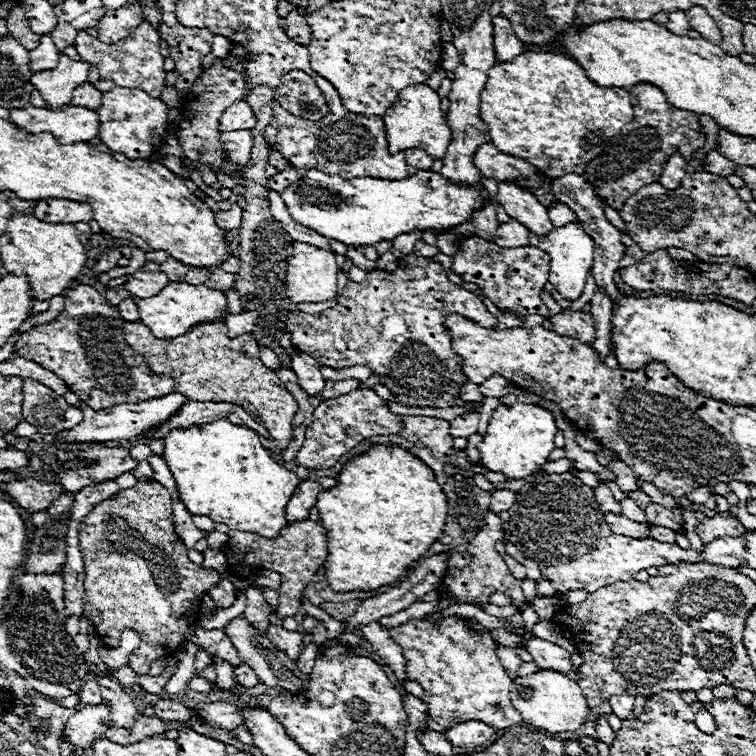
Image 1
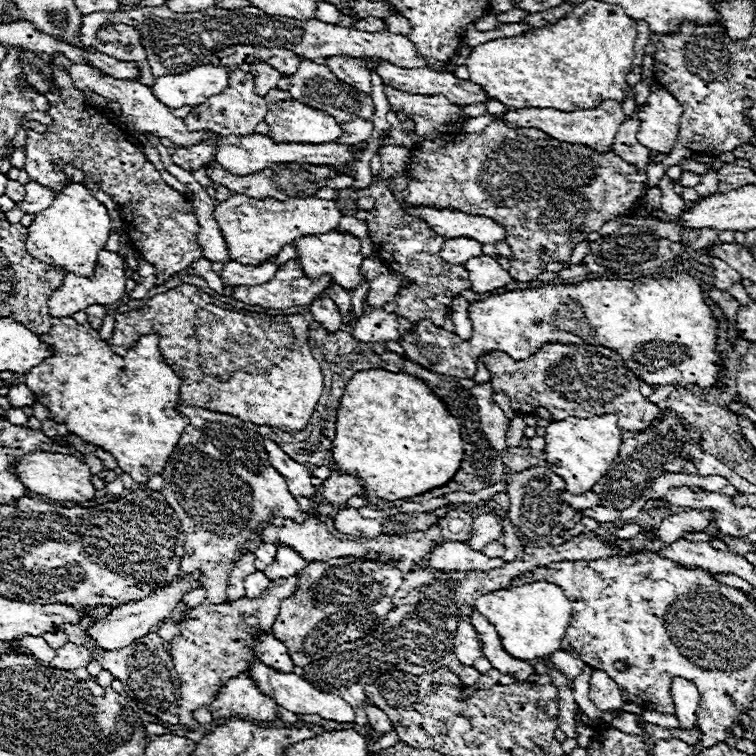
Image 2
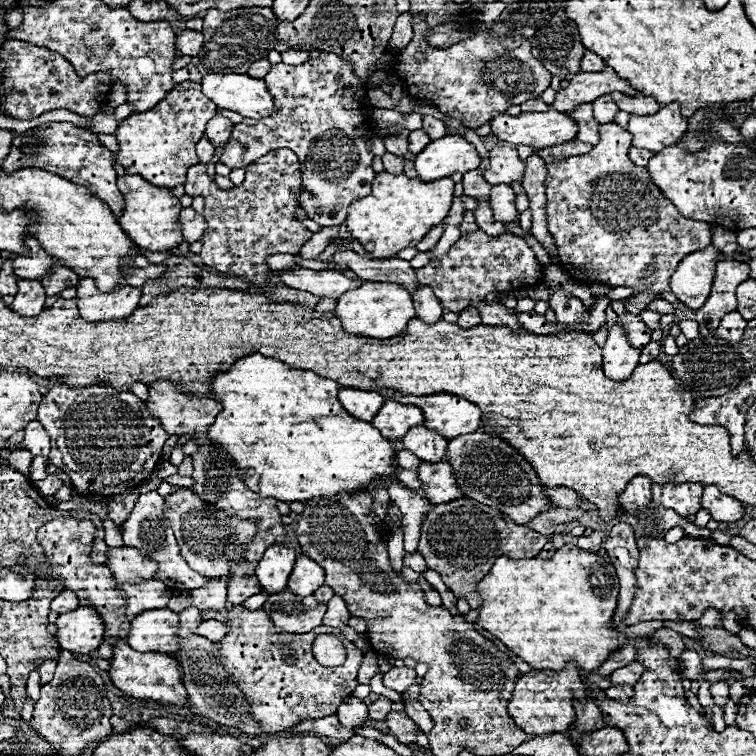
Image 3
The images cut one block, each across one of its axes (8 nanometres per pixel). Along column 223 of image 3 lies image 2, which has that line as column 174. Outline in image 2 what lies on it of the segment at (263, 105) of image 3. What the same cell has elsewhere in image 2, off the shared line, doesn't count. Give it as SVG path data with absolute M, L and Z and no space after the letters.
M204 64L184 74L164 74L156 78L152 92L168 108L180 108L186 104L198 106L206 102L206 98L224 92L230 86L228 80L230 80L228 66Z

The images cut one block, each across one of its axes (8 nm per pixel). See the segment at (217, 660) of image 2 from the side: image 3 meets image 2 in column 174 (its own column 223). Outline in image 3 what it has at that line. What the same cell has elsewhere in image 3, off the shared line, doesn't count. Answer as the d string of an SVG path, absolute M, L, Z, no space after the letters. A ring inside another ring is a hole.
M244 604L228 606L226 626L228 626L226 638L216 642L218 644L218 662L224 668L224 672L230 678L234 678L234 682L240 686L240 690L250 706L248 714L252 714L254 722L268 734L290 730L296 722L300 722L300 718L322 718L324 714L336 714L340 702L344 698L352 696L354 688L358 686L356 674L362 664L364 652L360 648L356 648L354 642L346 640L338 628L320 626L308 634L288 634L288 632L280 630L278 626L274 626L274 622L268 618L268 614L264 614L264 610L248 610L248 608L244 608ZM318 634L334 634L338 640L342 640L342 644L348 650L348 658L342 666L326 668L314 660L312 642L316 640Z

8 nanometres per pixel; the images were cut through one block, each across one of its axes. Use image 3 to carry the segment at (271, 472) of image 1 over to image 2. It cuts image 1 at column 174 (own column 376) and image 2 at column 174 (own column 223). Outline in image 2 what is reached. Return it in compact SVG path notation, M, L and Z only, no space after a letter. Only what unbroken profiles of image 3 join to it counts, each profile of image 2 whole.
M52 318L52 328L40 336L44 344L52 348L52 356L46 358L36 370L26 374L24 384L36 396L36 402L46 406L50 418L58 424L66 424L70 434L84 438L86 442L100 446L102 450L110 452L118 466L132 476L134 482L148 482L152 474L164 470L172 450L176 448L176 440L188 426L188 418L174 410L180 404L180 378L174 370L164 362L158 350L158 336L148 334L142 336L134 346L126 352L126 356L118 356L110 350L110 346L100 338L98 330L94 330L88 322L78 324L72 318Z

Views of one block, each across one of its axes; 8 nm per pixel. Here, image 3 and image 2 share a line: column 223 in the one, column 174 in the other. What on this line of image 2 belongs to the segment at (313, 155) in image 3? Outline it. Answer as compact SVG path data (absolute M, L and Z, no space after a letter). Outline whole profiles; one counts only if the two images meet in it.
M202 142L188 148L176 148L176 152L172 154L172 160L174 164L186 170L196 170L198 166L208 166L210 162L214 162L212 156L214 156L212 142Z

